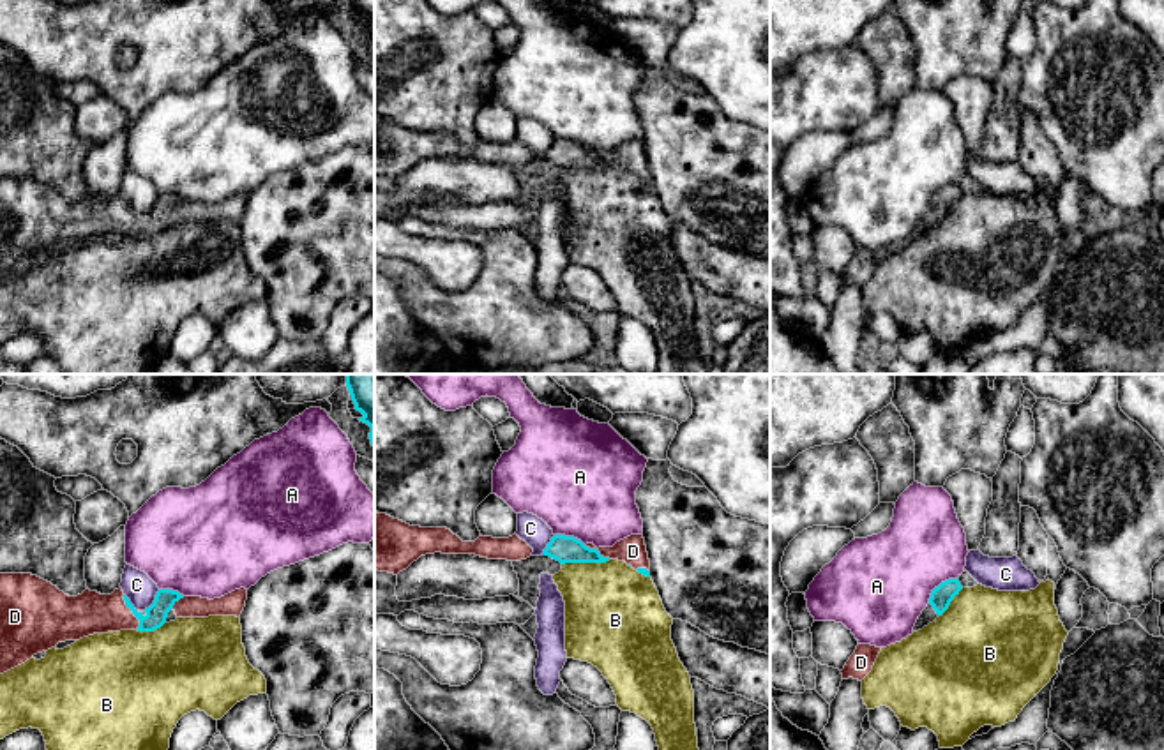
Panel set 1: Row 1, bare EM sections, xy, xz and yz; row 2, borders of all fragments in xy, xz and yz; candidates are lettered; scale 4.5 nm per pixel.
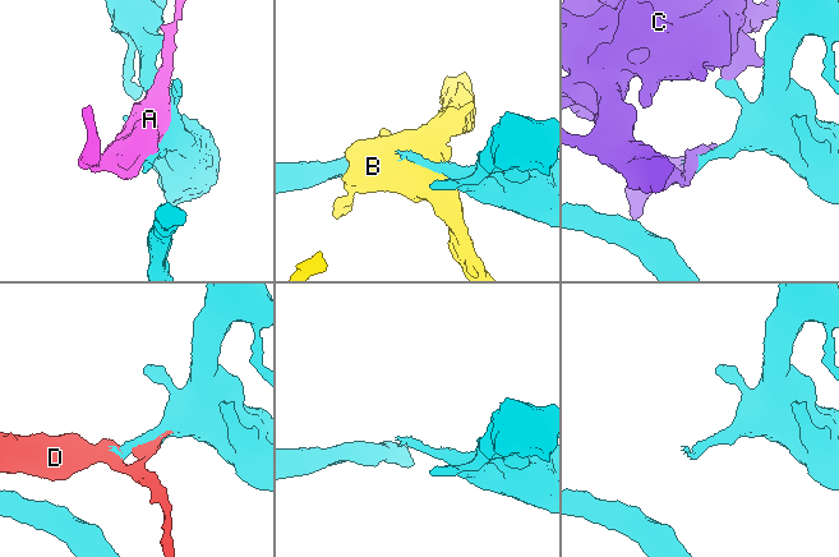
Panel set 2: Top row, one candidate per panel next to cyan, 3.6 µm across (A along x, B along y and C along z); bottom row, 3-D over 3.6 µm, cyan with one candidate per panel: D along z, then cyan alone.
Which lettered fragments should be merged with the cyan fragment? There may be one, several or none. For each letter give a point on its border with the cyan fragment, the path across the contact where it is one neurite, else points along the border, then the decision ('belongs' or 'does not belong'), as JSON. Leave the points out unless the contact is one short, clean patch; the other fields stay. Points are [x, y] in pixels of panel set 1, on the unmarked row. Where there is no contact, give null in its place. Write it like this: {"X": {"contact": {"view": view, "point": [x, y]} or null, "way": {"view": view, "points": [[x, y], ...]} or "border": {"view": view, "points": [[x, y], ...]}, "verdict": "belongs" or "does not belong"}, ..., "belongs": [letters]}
{"A": {"contact": {"view": "yz", "point": [940, 189]}, "verdict": "does not belong"}, "B": {"contact": {"view": "xz", "point": [585, 166]}, "verdict": "does not belong"}, "C": {"contact": {"view": "xy", "point": [154, 205]}, "verdict": "does not belong"}, "D": {"contact": {"view": "xy", "point": [133, 217]}, "verdict": "belongs"}, "belongs": ["D"]}

